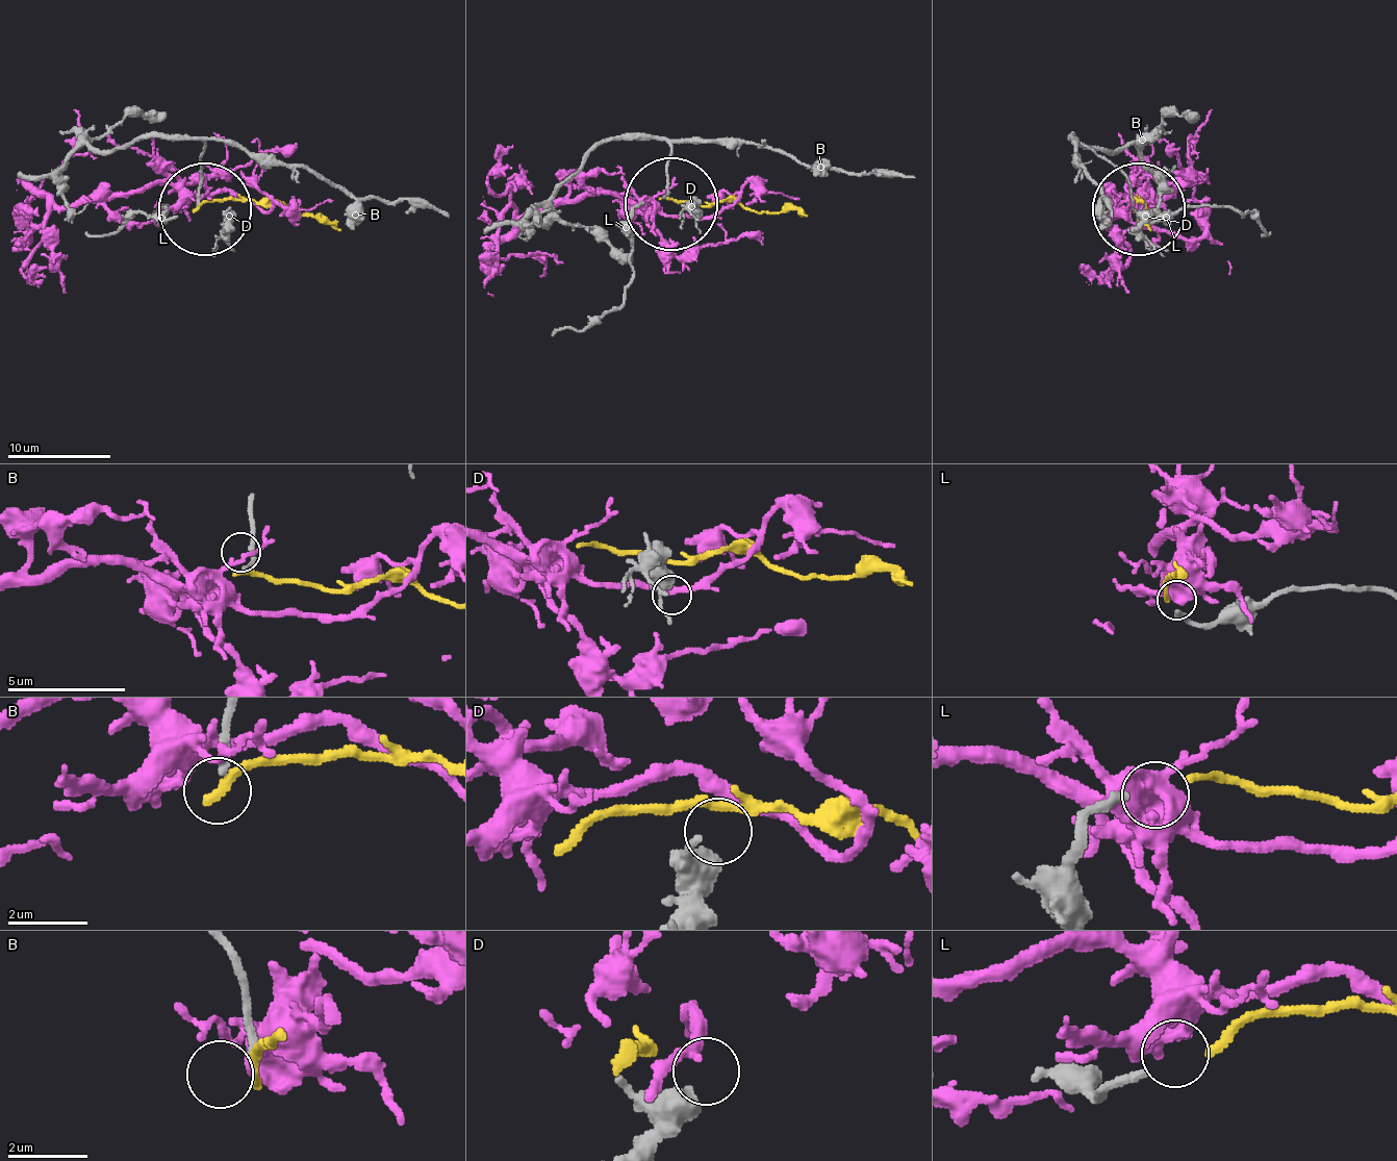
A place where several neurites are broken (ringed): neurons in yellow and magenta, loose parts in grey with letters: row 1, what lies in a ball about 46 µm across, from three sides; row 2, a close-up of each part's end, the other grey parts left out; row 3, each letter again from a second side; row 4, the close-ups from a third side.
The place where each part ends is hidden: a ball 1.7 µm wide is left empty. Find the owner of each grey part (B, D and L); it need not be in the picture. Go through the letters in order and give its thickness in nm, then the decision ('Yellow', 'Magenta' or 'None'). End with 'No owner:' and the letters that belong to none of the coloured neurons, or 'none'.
B: Thickness 200 nm. None
D: Thickness 550 nm. None
L: Thickness 220 nm. Yellow
No owner: B, D

